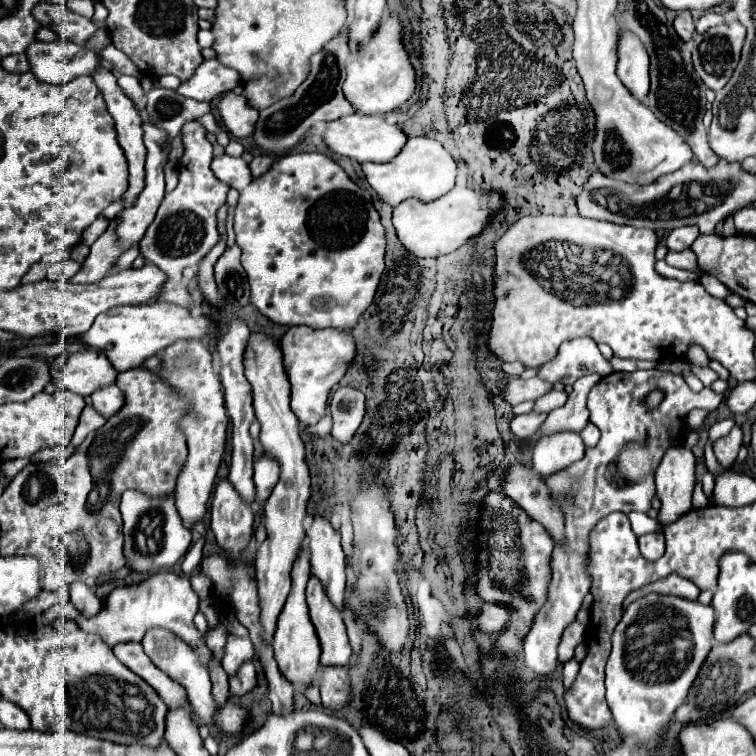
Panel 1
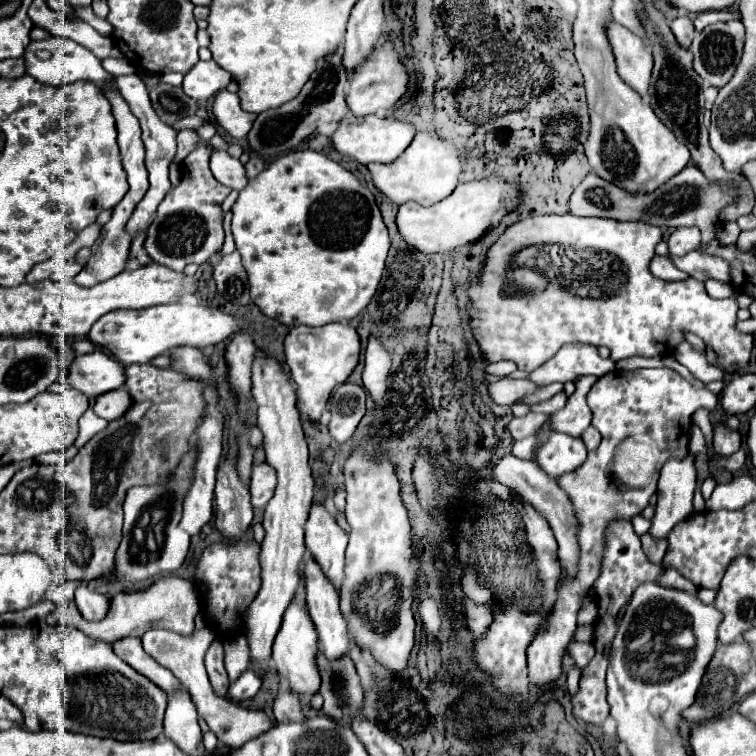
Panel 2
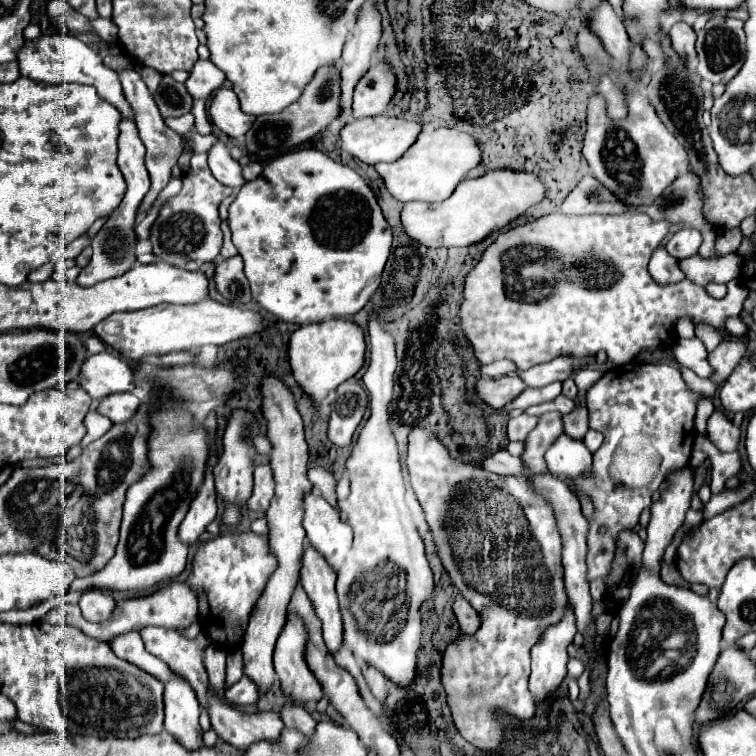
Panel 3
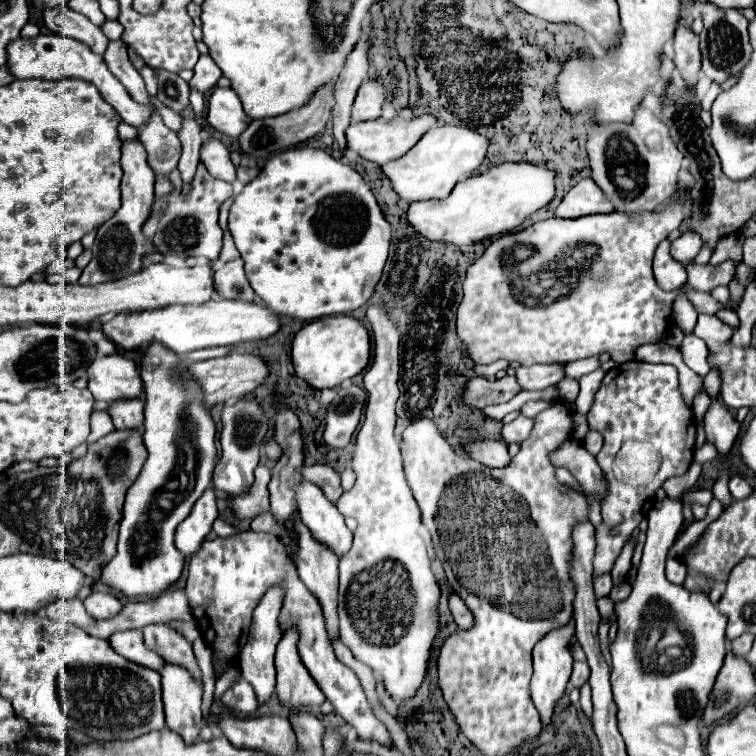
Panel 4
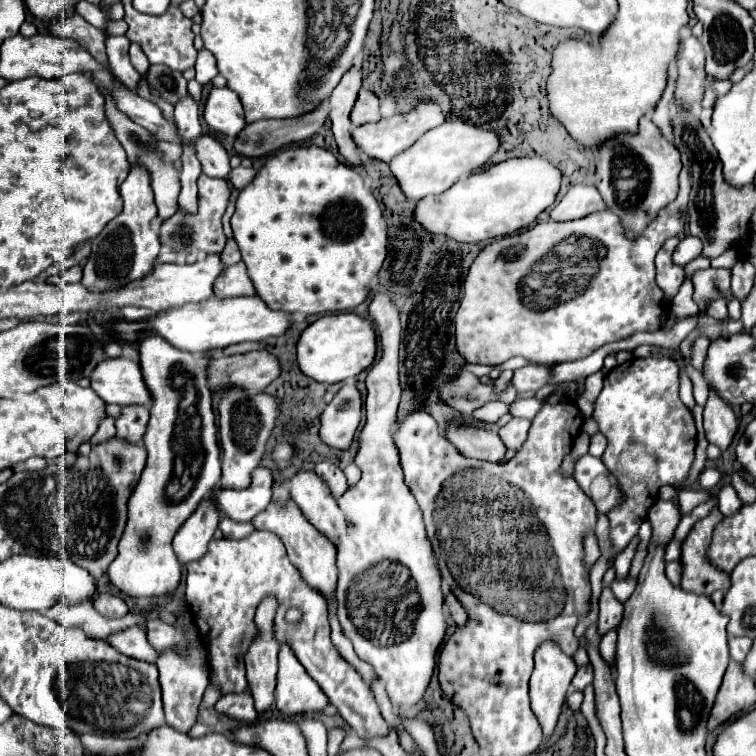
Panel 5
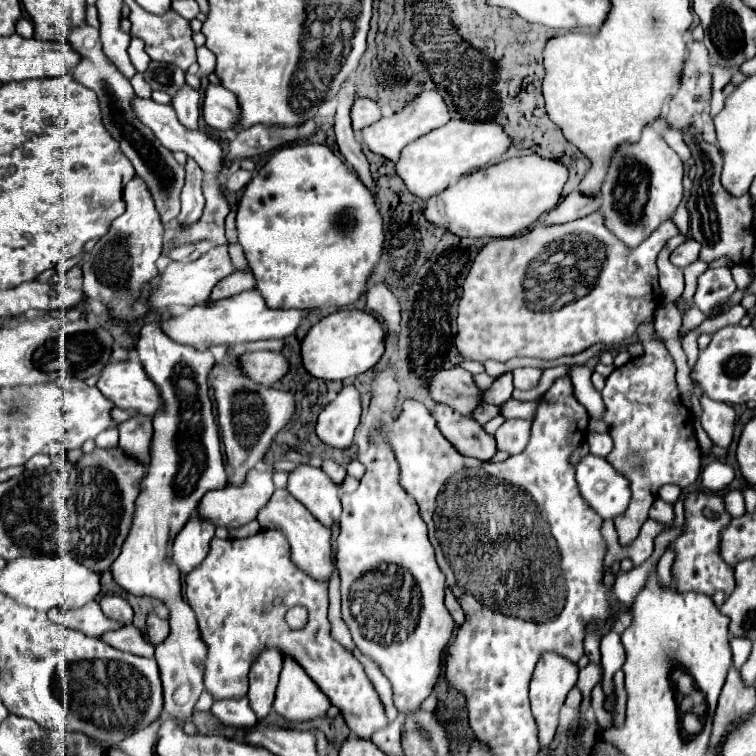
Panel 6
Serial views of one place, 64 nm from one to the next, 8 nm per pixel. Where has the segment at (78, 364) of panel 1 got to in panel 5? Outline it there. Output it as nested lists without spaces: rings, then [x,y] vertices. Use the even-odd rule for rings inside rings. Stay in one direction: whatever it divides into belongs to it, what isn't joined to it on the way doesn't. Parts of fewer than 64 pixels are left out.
[[[108,358],[90,376],[92,388],[96,394],[108,402],[118,406],[140,404],[150,408],[152,396],[148,386],[144,384],[138,362],[130,358]]]

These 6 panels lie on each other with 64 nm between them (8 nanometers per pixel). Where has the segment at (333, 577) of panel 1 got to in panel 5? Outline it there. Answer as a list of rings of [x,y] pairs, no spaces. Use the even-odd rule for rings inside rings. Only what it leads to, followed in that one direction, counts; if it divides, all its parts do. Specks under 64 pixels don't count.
[[[296,472],[290,480],[290,496],[324,536],[328,536],[332,542],[338,540],[346,528],[346,520],[328,484],[316,472]]]

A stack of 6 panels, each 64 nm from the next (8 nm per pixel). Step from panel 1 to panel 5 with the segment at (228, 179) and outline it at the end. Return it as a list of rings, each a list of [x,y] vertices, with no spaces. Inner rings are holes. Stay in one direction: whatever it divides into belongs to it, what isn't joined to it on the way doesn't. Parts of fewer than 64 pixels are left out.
[[[202,134],[200,140],[192,142],[192,146],[196,148],[196,156],[202,164],[202,172],[206,176],[212,178],[228,178],[230,176],[230,162],[228,162],[228,152],[224,150],[224,146],[214,140],[208,134]]]

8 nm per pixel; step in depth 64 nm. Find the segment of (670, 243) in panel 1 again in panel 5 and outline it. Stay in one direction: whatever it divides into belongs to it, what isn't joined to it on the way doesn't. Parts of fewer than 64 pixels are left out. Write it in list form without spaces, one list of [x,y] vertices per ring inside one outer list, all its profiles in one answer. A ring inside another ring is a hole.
[[[684,236],[682,242],[676,246],[676,250],[674,250],[674,254],[672,254],[672,260],[674,260],[674,264],[678,264],[678,266],[686,266],[690,260],[698,258],[700,252],[702,252],[700,240],[694,238],[694,236]]]

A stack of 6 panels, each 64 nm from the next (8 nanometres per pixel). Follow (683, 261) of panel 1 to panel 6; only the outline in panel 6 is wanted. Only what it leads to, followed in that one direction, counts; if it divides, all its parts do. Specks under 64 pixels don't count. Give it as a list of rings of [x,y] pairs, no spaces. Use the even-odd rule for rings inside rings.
[[[708,268],[698,278],[698,290],[694,294],[694,304],[706,316],[718,316],[726,310],[714,310],[724,304],[736,292],[736,282],[732,278],[730,268]]]

